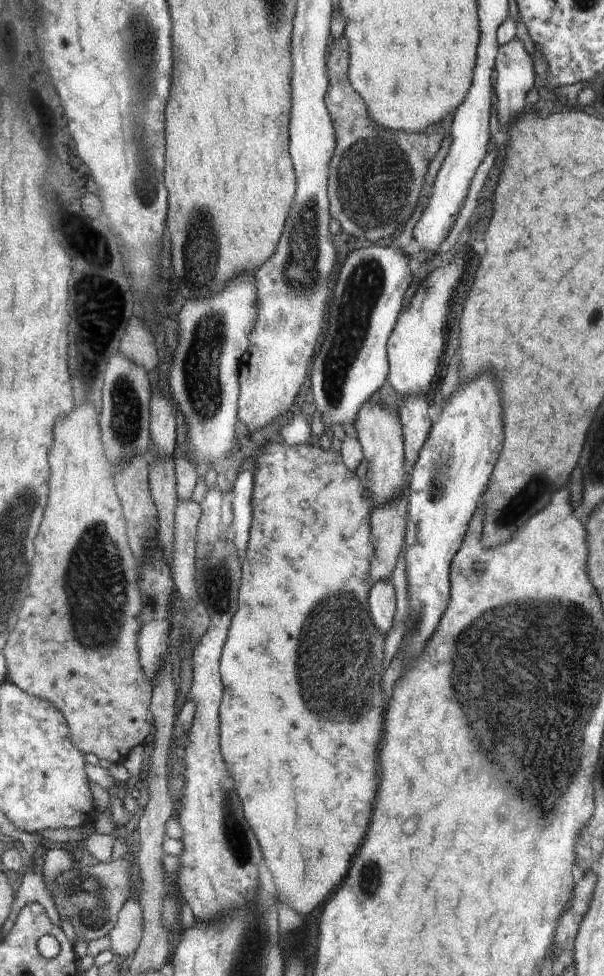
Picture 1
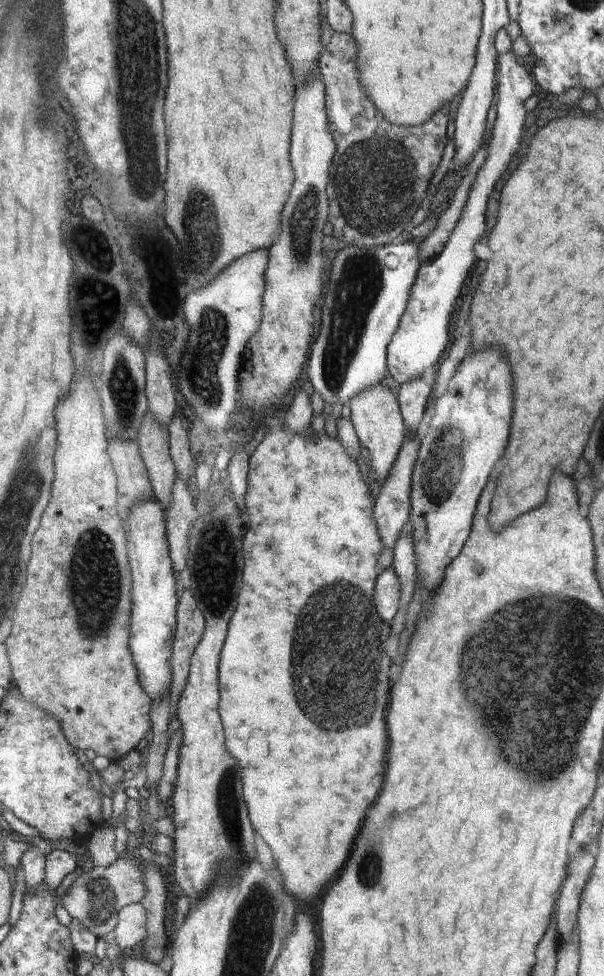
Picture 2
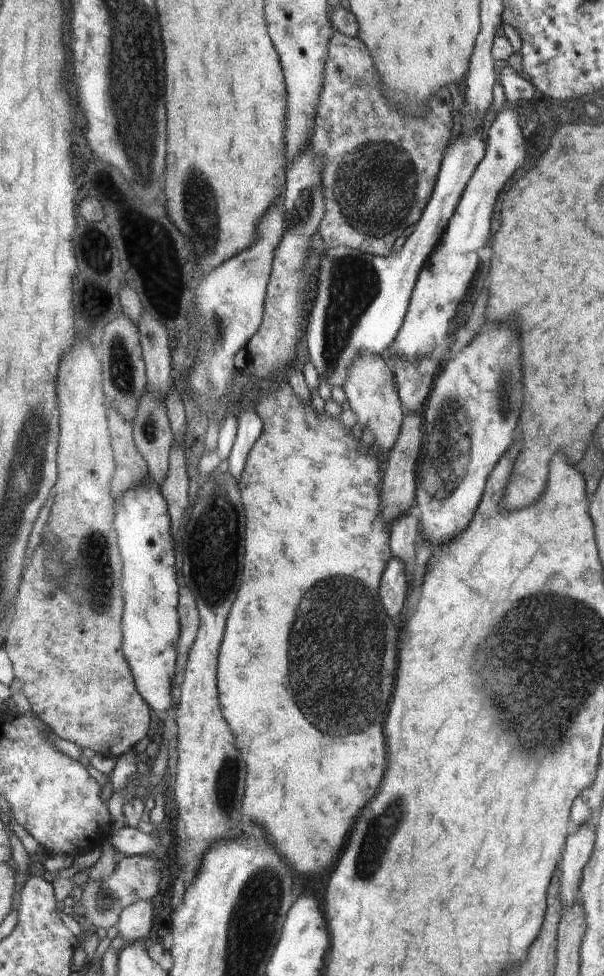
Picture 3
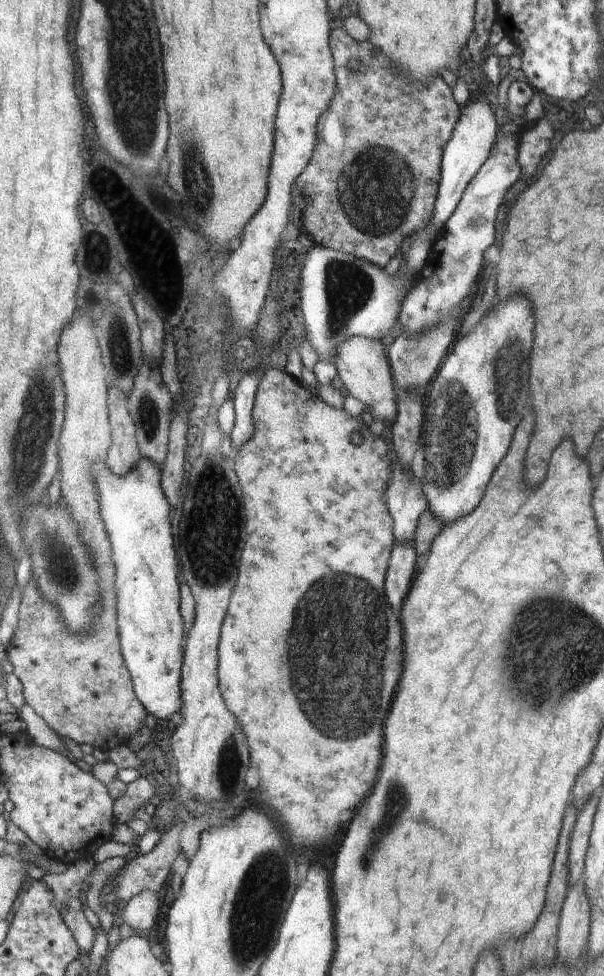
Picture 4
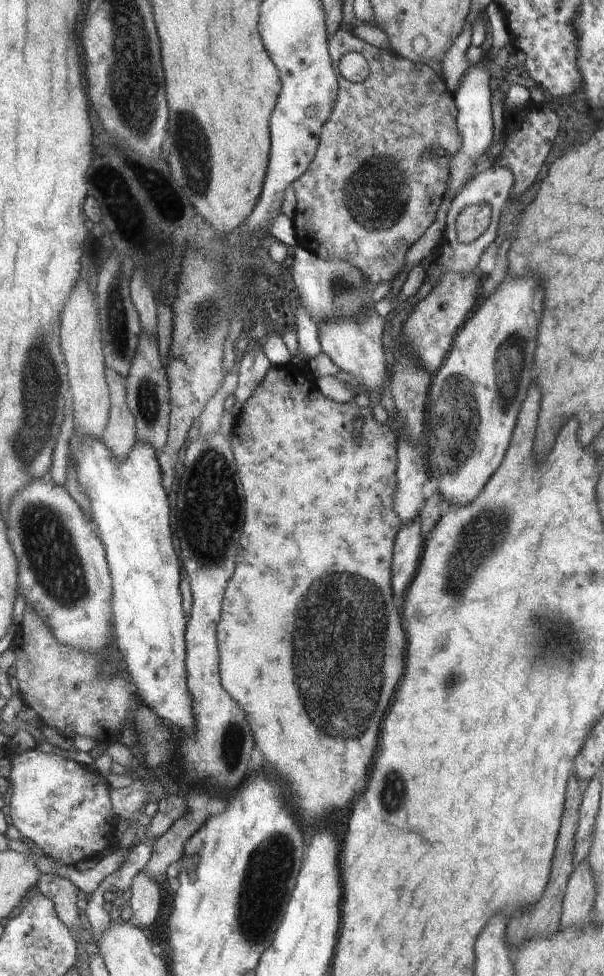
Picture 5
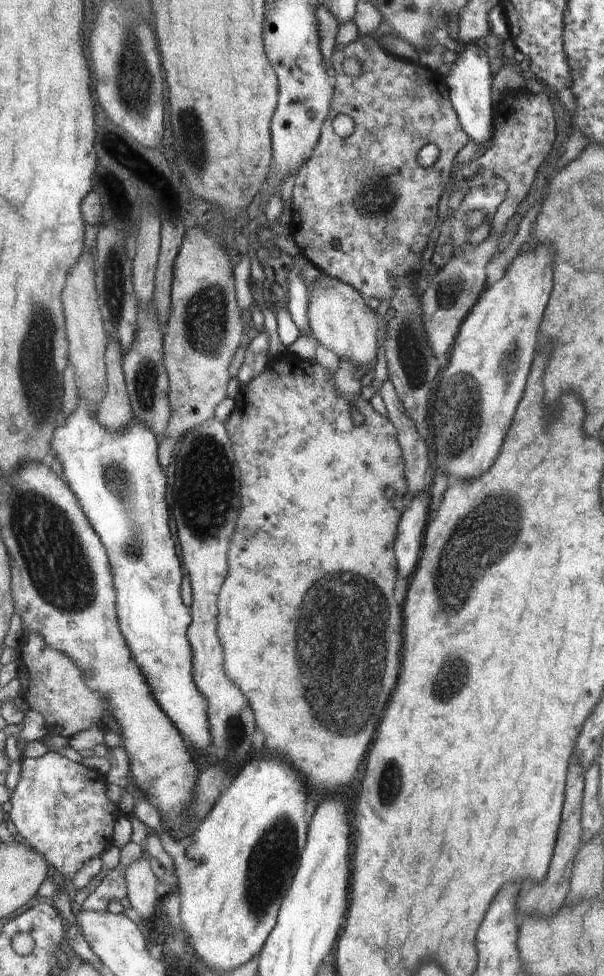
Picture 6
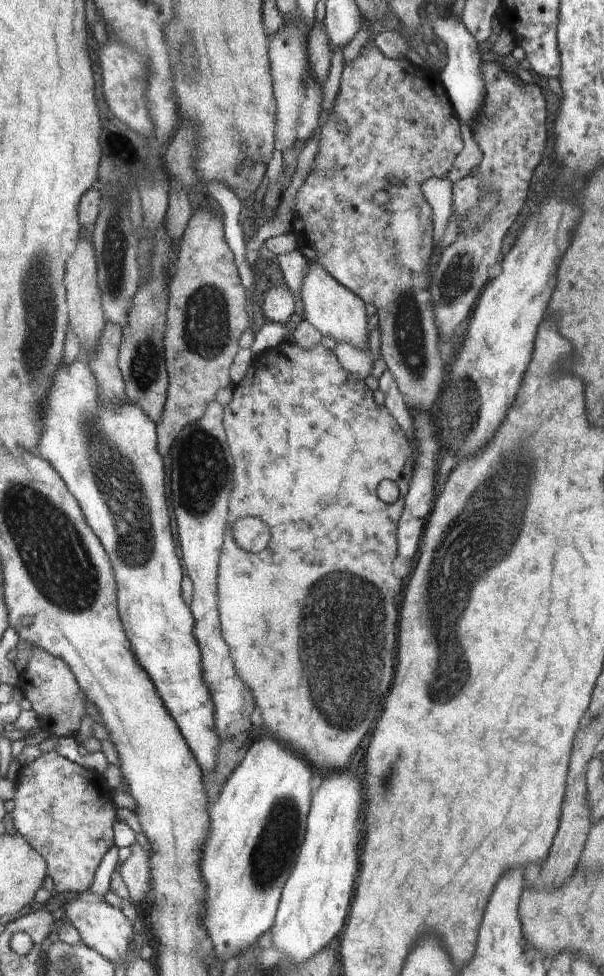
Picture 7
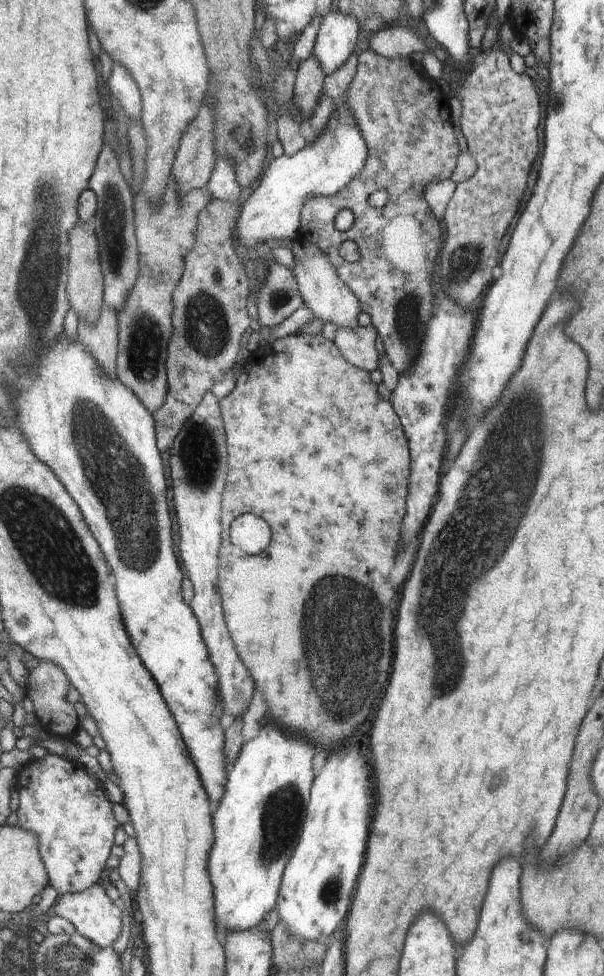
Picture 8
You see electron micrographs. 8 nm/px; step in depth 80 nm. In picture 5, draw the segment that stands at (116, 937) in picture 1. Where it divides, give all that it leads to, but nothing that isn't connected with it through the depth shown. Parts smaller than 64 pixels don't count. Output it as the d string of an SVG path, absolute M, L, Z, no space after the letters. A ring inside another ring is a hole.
M144 871L131 880L131 885L126 889L131 891L130 906L134 912L133 922L138 922L140 927L148 927L156 920L160 908L160 882L156 882Z

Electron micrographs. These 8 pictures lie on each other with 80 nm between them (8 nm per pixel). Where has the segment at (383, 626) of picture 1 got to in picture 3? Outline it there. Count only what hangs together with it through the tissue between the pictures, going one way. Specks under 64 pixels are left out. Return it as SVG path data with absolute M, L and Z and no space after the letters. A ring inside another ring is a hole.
M398 557L389 562L387 570L381 580L379 595L381 603L390 612L390 616L396 616L406 600L408 590L408 578L406 578L406 563Z

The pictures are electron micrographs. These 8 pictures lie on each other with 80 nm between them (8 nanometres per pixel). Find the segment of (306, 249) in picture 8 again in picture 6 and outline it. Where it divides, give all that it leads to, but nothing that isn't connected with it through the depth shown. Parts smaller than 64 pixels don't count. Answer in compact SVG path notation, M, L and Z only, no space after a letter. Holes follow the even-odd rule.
M320 279L317 287L307 288L307 299L309 328L315 334L318 344L333 350L340 361L370 362L374 358L376 318L357 289L338 279Z

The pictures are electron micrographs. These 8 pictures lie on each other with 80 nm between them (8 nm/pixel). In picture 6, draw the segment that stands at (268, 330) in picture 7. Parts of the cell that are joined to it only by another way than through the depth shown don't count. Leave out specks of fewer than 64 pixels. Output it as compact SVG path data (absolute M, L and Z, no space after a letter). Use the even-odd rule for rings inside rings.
M264 330L260 331L247 346L244 362L237 375L240 387L244 383L251 381L251 378L254 378L266 366L269 360L269 336L266 330Z

